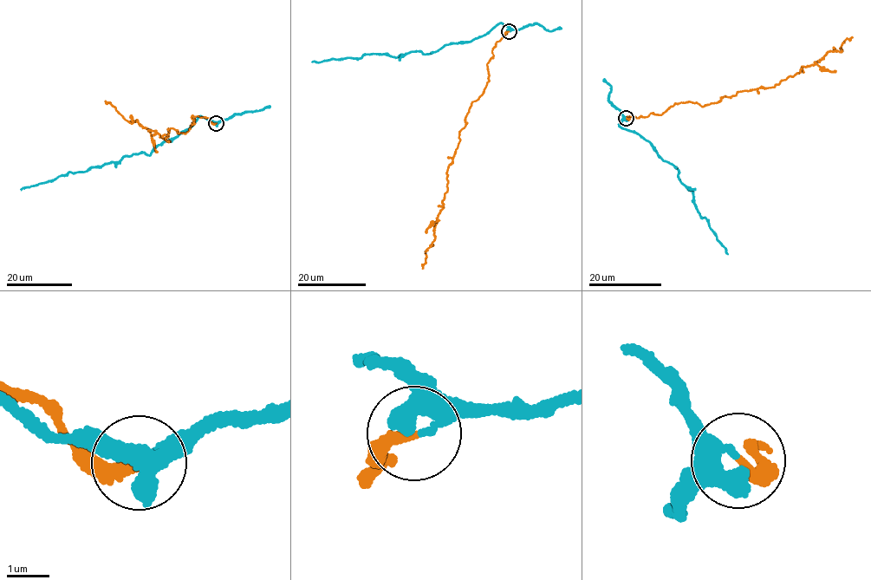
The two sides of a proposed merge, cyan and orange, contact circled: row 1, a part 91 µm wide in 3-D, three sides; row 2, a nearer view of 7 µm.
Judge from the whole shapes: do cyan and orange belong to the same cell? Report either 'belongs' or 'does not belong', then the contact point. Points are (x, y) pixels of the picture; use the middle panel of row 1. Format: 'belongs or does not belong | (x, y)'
belongs | (509, 31)

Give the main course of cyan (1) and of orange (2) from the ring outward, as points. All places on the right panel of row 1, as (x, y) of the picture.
1: (627, 117), (619, 126), (649, 142), (679, 169), (678, 177), (693, 192), (698, 212), (727, 254)
2: (627, 117), (659, 114), (689, 101), (704, 106), (739, 91), (773, 87), (825, 54), (840, 52), (853, 37)

